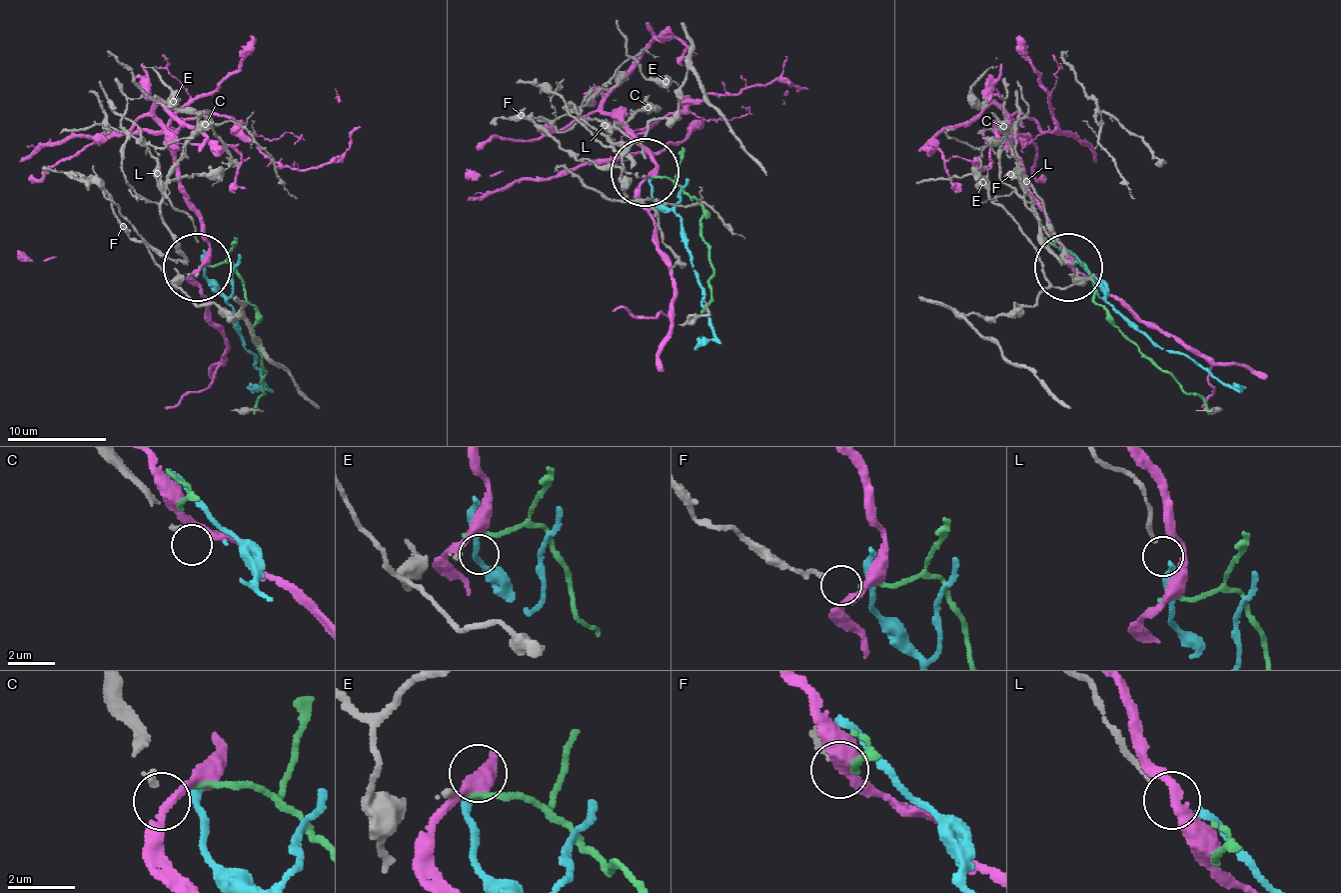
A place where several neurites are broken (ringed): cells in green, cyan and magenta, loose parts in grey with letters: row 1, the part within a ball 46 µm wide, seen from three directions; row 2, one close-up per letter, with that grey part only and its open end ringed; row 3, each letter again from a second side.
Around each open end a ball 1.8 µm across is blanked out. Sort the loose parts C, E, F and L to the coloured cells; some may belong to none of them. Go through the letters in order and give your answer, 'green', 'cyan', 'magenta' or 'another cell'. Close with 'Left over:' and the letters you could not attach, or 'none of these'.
C: another cell
E: another cell
F: green
L: cyan
Left over: C, E

